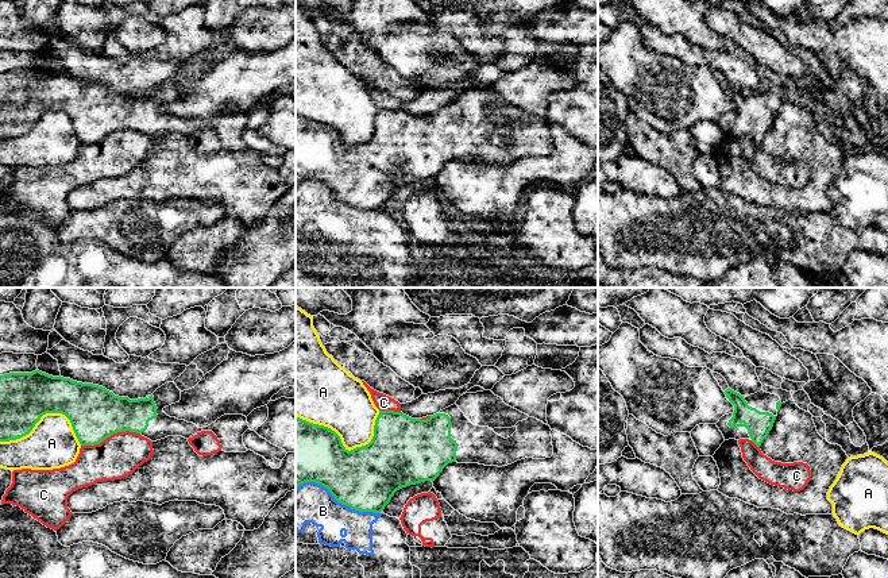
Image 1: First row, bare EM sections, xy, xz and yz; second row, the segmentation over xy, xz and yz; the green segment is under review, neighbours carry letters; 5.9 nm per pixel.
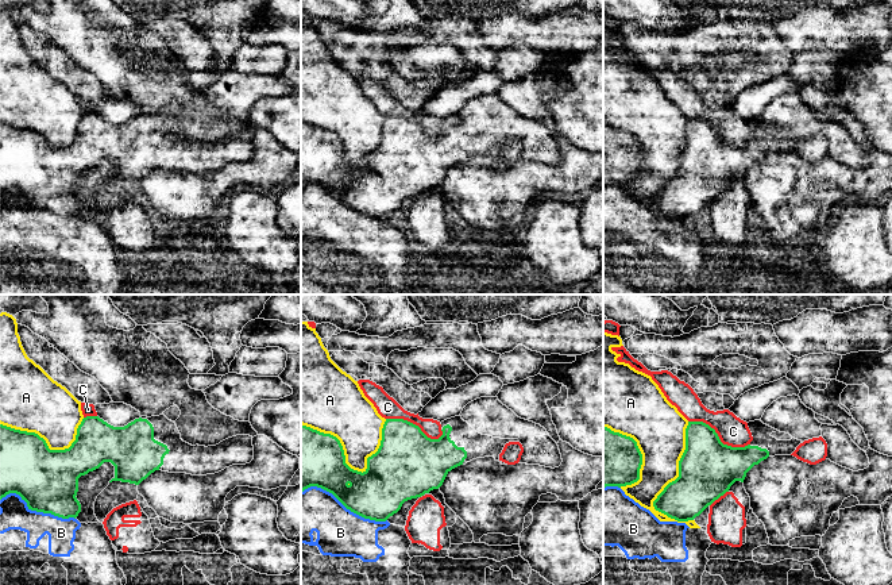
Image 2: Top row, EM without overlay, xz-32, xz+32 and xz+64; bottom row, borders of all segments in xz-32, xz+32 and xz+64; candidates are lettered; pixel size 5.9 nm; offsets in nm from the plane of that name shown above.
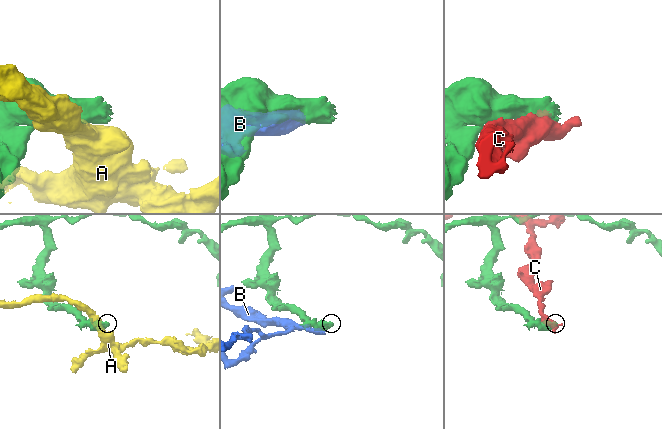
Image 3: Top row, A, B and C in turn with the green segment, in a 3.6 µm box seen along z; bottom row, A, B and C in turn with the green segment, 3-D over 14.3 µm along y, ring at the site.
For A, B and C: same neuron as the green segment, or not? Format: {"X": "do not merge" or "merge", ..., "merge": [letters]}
{"A": "do not merge", "B": "do not merge", "C": "do not merge", "merge": []}

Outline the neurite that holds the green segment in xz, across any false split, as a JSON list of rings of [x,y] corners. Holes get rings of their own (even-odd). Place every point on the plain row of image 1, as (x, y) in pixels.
[[[491,88],[466,90],[426,117],[412,116],[402,109],[379,108],[371,139],[351,149],[331,126],[296,113],[296,185],[316,180],[351,207],[381,211],[397,188],[433,180],[452,159],[502,165],[525,155],[551,155],[551,128],[543,119],[506,103]],[[514,123],[517,128],[507,136],[493,128]]]

